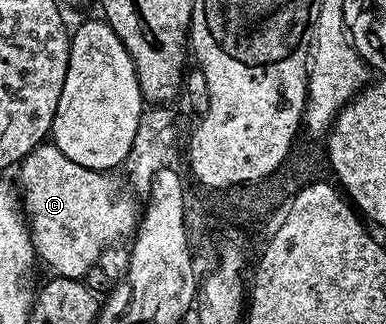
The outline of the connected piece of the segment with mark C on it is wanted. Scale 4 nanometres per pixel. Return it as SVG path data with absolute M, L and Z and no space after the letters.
M43 144L22 159L17 167L18 182L22 185L20 206L28 219L30 240L39 259L42 258L54 269L53 273L60 278L85 279L92 267L99 265L99 258L107 246L117 243L121 234L133 235L138 229L140 204L127 183L122 183L114 172L89 170L64 156L60 148L52 144Z

